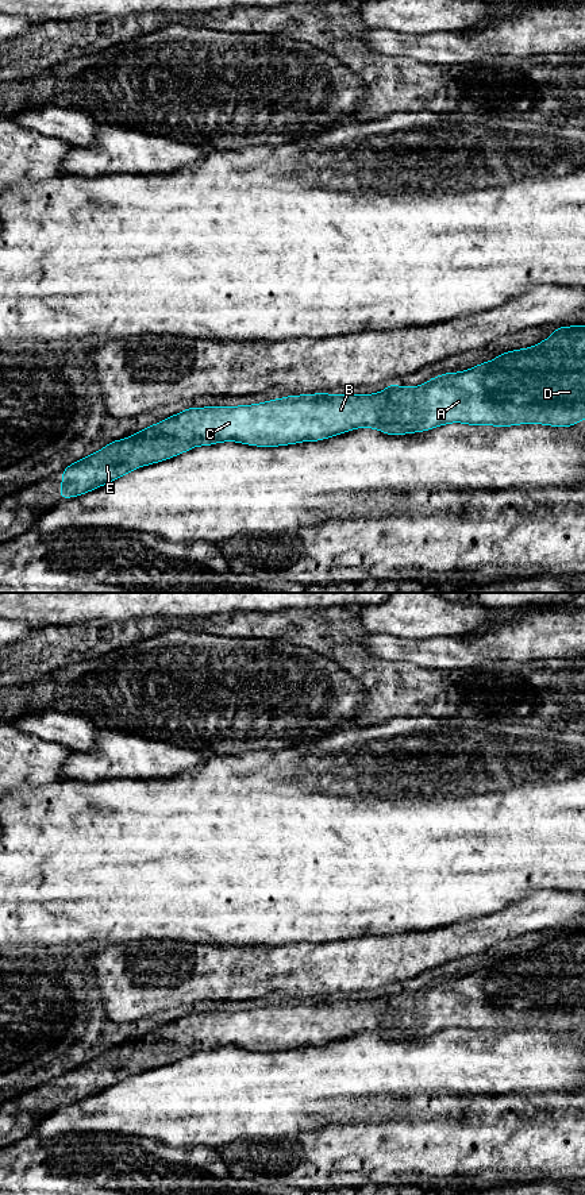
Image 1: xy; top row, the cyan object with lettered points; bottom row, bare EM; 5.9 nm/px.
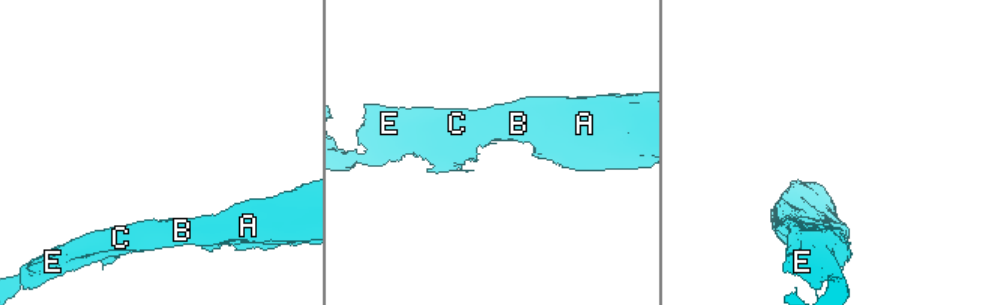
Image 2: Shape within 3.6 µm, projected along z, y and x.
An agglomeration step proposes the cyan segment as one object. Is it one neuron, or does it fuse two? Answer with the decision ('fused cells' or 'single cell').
single cell

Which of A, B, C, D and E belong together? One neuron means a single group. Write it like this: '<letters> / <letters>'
A B C D E

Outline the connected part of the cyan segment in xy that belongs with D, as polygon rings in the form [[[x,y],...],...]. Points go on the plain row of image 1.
[[[585,930],[557,932],[550,942],[536,951],[500,959],[490,967],[477,970],[466,976],[442,979],[415,992],[390,988],[382,997],[363,1001],[317,998],[288,1001],[254,1010],[188,1013],[130,1042],[115,1045],[100,1056],[72,1068],[62,1076],[59,1102],[81,1100],[141,1071],[166,1065],[197,1051],[209,1051],[222,1046],[276,1052],[323,1045],[355,1033],[376,1033],[386,1040],[403,1040],[423,1037],[449,1028],[496,1032],[536,1028],[554,1032],[571,1032],[582,1024],[585,1024]]]

